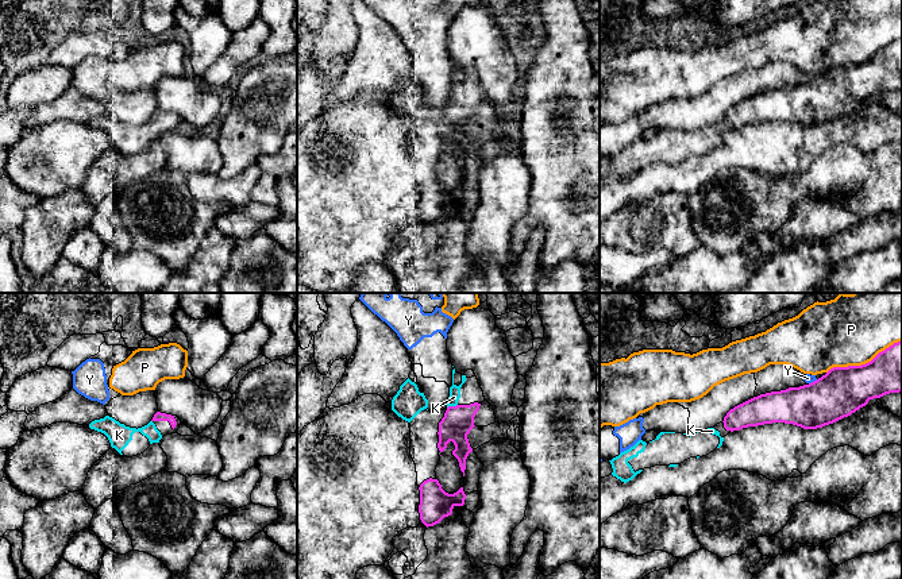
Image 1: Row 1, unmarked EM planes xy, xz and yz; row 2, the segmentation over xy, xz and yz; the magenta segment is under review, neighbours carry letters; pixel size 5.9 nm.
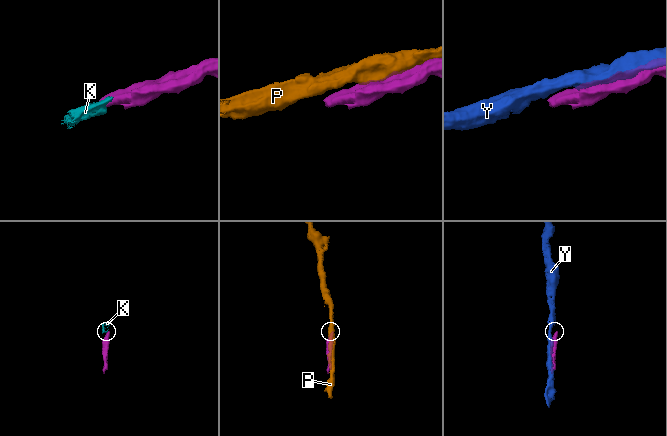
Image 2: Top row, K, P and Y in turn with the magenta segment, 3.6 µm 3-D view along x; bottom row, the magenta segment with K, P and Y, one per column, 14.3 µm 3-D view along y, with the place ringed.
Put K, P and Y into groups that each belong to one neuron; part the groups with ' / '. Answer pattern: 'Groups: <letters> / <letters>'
Groups: K / P / Y

